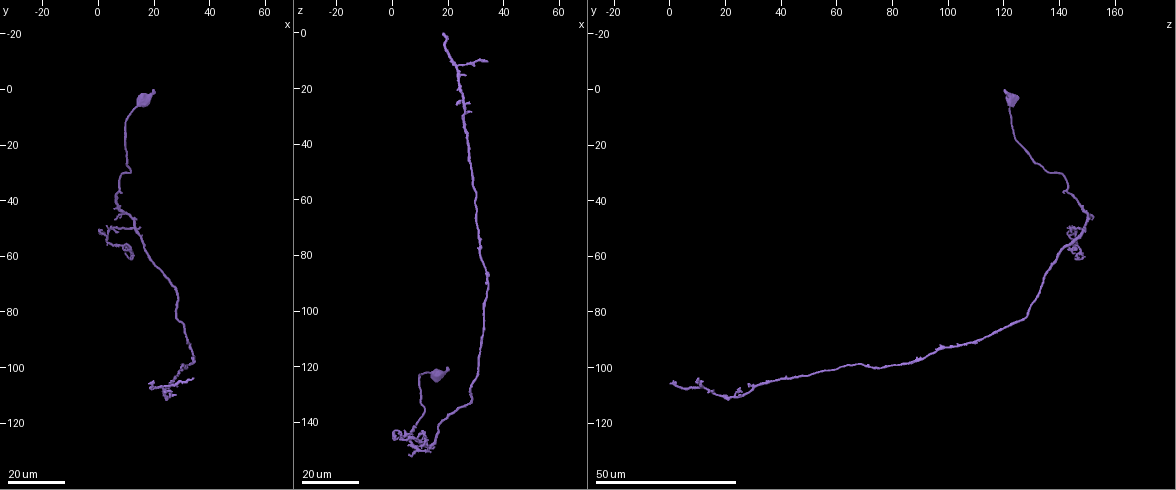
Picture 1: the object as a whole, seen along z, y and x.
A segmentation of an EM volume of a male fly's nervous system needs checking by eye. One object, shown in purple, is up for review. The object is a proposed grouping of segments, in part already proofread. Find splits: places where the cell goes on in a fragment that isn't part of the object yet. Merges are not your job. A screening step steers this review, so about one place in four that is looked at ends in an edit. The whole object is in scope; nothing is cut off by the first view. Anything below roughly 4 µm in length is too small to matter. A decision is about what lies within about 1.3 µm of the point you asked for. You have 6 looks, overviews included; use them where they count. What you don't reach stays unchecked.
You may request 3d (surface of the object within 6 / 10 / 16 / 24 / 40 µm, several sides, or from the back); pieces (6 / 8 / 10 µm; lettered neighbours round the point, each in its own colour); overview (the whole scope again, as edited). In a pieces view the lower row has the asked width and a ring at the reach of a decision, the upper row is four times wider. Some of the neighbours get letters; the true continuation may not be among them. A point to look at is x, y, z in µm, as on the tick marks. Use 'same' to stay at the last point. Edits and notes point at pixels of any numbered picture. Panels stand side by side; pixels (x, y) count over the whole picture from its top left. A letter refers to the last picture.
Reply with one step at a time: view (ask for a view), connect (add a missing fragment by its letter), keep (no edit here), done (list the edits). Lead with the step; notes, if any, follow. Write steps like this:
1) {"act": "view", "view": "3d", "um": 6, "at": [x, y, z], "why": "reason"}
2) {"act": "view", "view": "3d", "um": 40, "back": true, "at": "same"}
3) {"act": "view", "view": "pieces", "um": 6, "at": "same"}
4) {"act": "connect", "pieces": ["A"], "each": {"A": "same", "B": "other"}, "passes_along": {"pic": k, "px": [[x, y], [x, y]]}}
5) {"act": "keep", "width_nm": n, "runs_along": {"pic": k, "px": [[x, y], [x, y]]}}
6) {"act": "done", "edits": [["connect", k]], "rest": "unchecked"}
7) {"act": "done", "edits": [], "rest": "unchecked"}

{"act": "view", "view": "3d", "um": 24, "at": [18, 105, 0]}

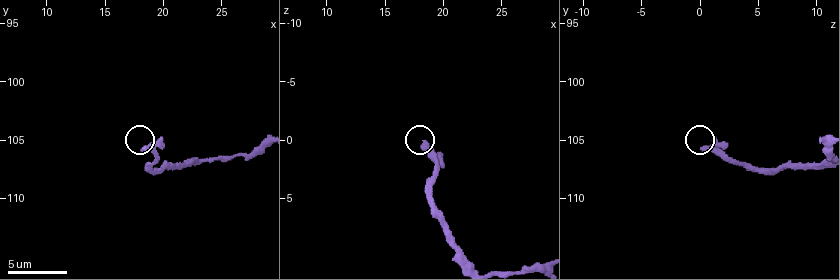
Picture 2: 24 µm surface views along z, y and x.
{"act": "view", "view": "pieces", "um": 8, "at": [18.6, 105.8, 0.2], "why": "what lies round it"}

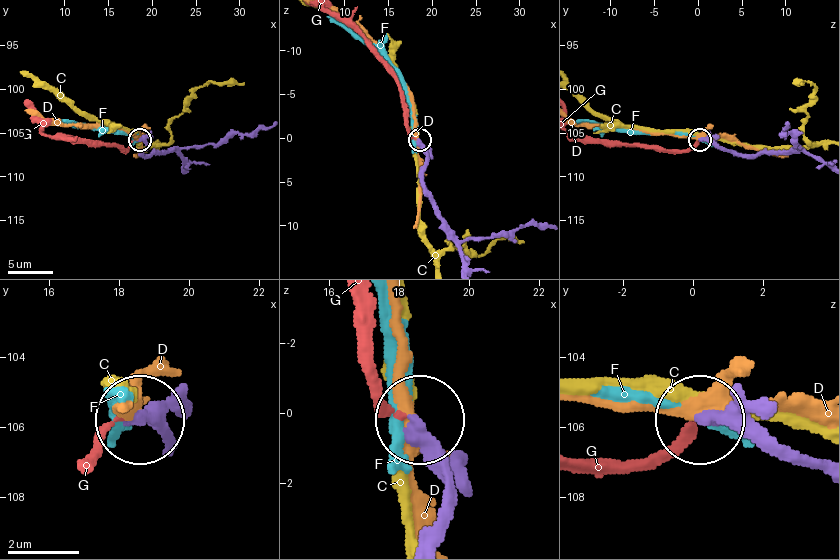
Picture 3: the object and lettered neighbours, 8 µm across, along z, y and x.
{"act": "connect", "pieces": ["G"], "each": {"C": "other", "D": "other", "F": "other", "G": "same"}, "passes_along": {"pic": 3, "px": [[145, 150], [145, 144], [135, 139], [125, 150], [54, 139]]}, "found": "the cell continues"}

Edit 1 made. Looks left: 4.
{"act": "view", "view": "3d", "um": 16, "at": [8, 51, 145], "why": "tapers out"}

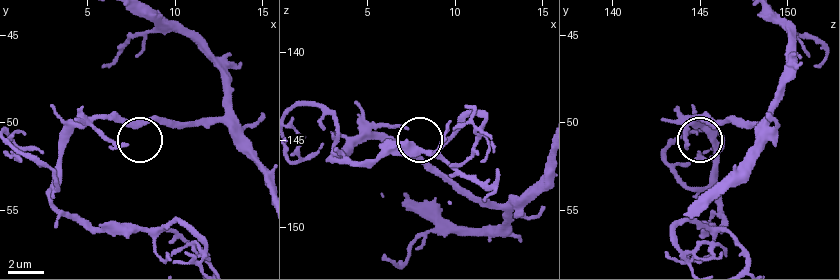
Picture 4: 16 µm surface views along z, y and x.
{"act": "view", "view": "pieces", "um": 6, "at": [7.3, 51.2, 144.3]}

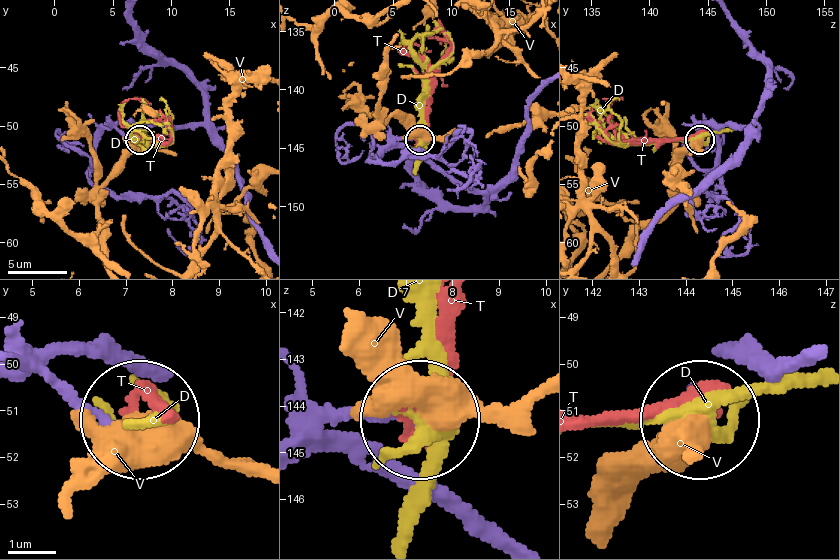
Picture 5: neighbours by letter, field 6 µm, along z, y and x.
{"act": "keep", "each": {"D": "other", "T": "other", "V": "other"}, "runs_along": {"pic": 5, "px": [[452, 204], [480, 206], [484, 197], [398, 143], [420, 140]]}, "found": "no lettered fragment goes on from it"}

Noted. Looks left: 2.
{"act": "view", "view": "3d", "um": 24, "at": [8, 37, 142], "why": "branch stops here"}

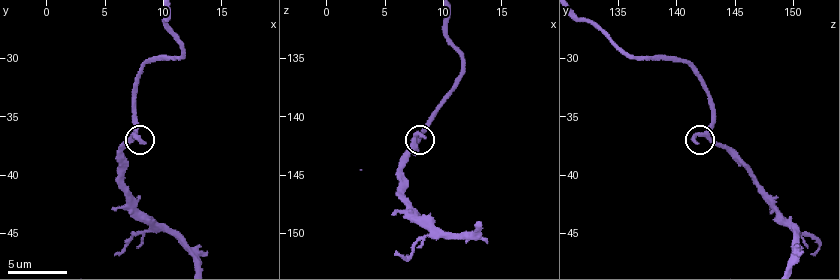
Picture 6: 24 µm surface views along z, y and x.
{"act": "view", "view": "pieces", "um": 6, "at": [8.2, 37.2, 141.8]}

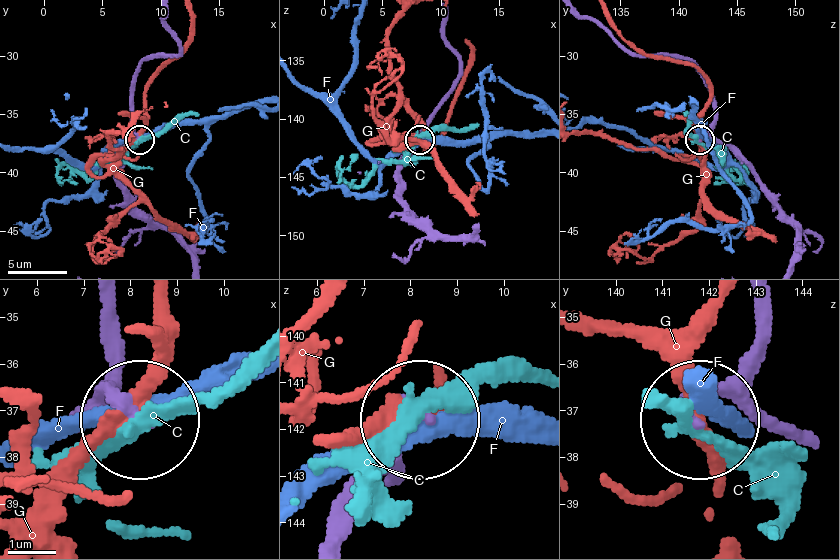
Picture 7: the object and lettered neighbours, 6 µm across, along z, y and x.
{"act": "keep", "each": {"C": "other", "F": "other", "G": "other"}, "runs_along": {"pic": 7, "px": [[115, 296], [115, 384], [135, 412]]}, "found": "none of them fits"}

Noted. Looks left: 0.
{"act": "done", "edits": [["connect", 3]], "rest": "unchecked"}

